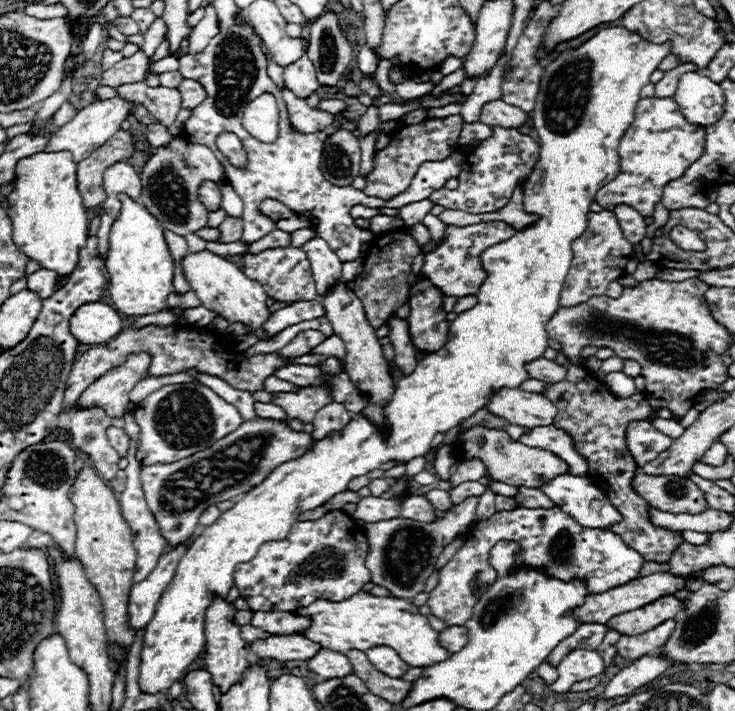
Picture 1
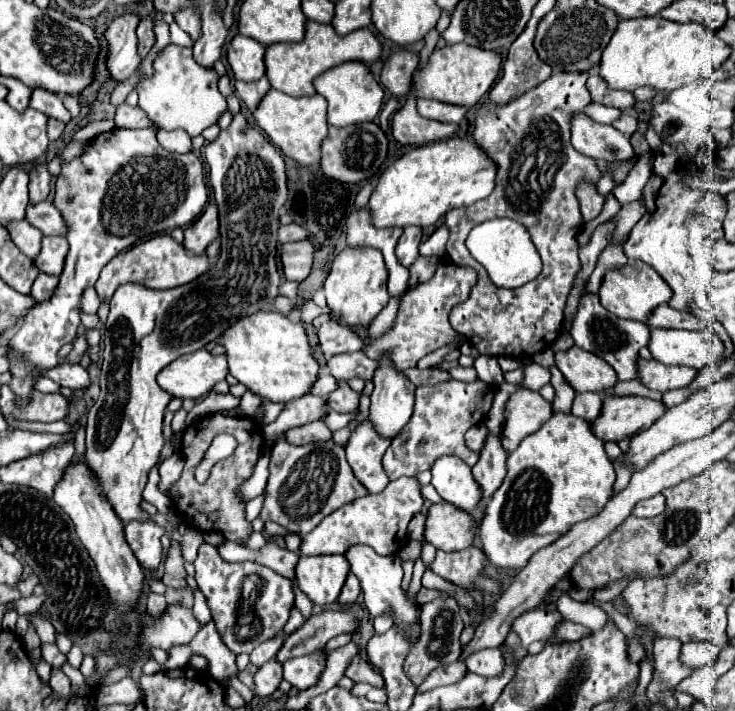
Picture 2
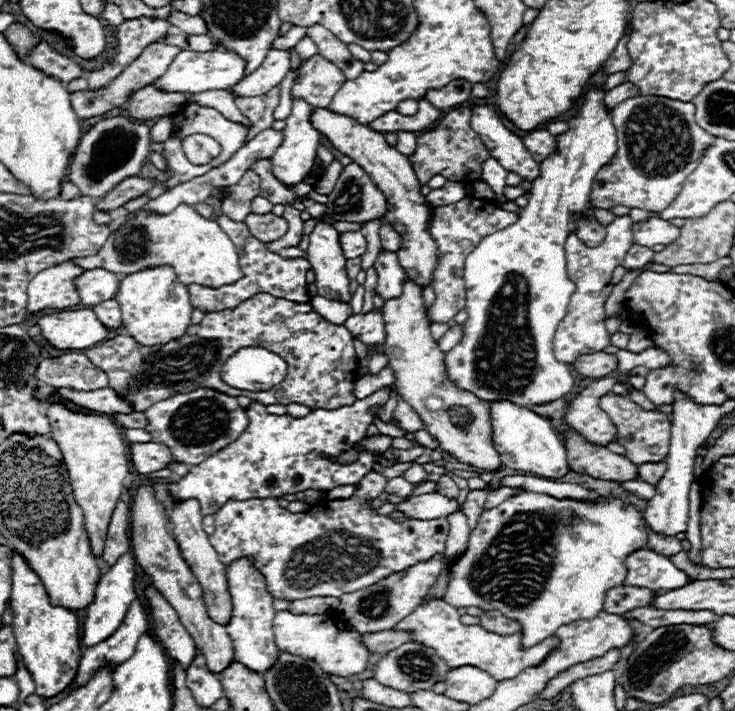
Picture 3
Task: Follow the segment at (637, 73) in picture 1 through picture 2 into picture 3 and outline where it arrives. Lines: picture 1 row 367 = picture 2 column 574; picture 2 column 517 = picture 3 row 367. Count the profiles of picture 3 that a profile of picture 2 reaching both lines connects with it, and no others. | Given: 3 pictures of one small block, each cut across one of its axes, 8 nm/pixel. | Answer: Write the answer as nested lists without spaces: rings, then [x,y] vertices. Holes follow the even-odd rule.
[[[588,90],[586,94],[586,100],[584,100],[584,106],[582,110],[578,110],[578,114],[570,120],[570,130],[562,136],[558,136],[558,150],[540,164],[540,180],[534,180],[532,182],[532,190],[528,194],[528,206],[522,208],[520,216],[518,216],[518,222],[484,238],[476,248],[474,252],[466,258],[466,266],[464,266],[464,282],[466,282],[466,298],[468,298],[468,304],[466,304],[466,312],[468,312],[468,320],[464,322],[464,340],[460,344],[456,344],[450,352],[446,352],[446,366],[448,366],[448,376],[456,382],[456,386],[460,386],[462,390],[468,390],[472,394],[476,394],[478,398],[482,400],[512,400],[514,404],[520,404],[520,406],[534,406],[534,404],[544,404],[544,402],[552,402],[552,400],[558,400],[566,394],[572,392],[574,388],[574,376],[570,372],[570,366],[564,364],[564,362],[558,362],[554,358],[554,350],[552,350],[552,340],[554,340],[554,332],[556,332],[556,326],[558,322],[564,318],[566,314],[566,306],[568,306],[568,300],[572,296],[572,292],[576,290],[574,282],[570,282],[568,274],[566,274],[566,254],[564,254],[564,242],[566,242],[566,236],[570,230],[576,230],[576,222],[578,218],[574,218],[572,214],[580,212],[586,208],[586,204],[590,202],[590,192],[592,192],[592,182],[594,182],[594,176],[596,172],[608,162],[614,158],[616,154],[616,128],[612,126],[612,116],[610,116],[610,110],[604,106],[602,102],[604,98],[604,90]]]

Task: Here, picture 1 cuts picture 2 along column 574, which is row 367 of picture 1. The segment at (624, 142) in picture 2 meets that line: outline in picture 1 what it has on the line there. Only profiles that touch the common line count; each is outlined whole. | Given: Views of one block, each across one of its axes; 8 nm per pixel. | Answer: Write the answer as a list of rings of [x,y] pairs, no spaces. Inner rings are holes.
[[[150,352],[130,354],[124,364],[108,370],[94,384],[90,384],[76,402],[76,408],[100,406],[108,412],[108,416],[124,416],[126,406],[130,404],[128,394],[136,386],[136,382],[146,378],[150,362]]]

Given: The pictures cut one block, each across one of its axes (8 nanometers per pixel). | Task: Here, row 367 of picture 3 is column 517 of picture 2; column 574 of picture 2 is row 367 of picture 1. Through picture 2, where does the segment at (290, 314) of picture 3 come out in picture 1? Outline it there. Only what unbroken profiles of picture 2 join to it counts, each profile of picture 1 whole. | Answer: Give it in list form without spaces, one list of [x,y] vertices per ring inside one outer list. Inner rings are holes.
[[[146,326],[142,330],[128,328],[128,330],[120,332],[114,340],[84,352],[76,360],[76,364],[74,364],[70,376],[68,376],[62,412],[70,412],[74,402],[82,396],[82,392],[94,380],[98,380],[104,372],[116,368],[120,362],[126,360],[128,354],[138,352],[138,350],[152,352],[152,368],[148,368],[148,376],[166,376],[166,374],[176,374],[176,372],[188,370],[188,368],[196,368],[196,370],[208,372],[212,376],[220,376],[222,380],[228,380],[228,384],[232,384],[234,388],[244,388],[248,392],[254,392],[254,390],[262,390],[262,382],[268,376],[272,376],[272,372],[276,368],[284,366],[284,362],[282,362],[284,358],[304,356],[304,354],[308,354],[308,348],[314,348],[316,344],[320,344],[320,340],[324,340],[322,332],[318,332],[318,330],[304,330],[288,346],[284,346],[280,350],[280,354],[258,354],[258,356],[252,356],[252,358],[242,358],[242,354],[238,354],[238,352],[214,354],[212,352],[212,344],[216,342],[216,338],[206,328],[182,328],[182,326],[166,326],[166,328]]]

